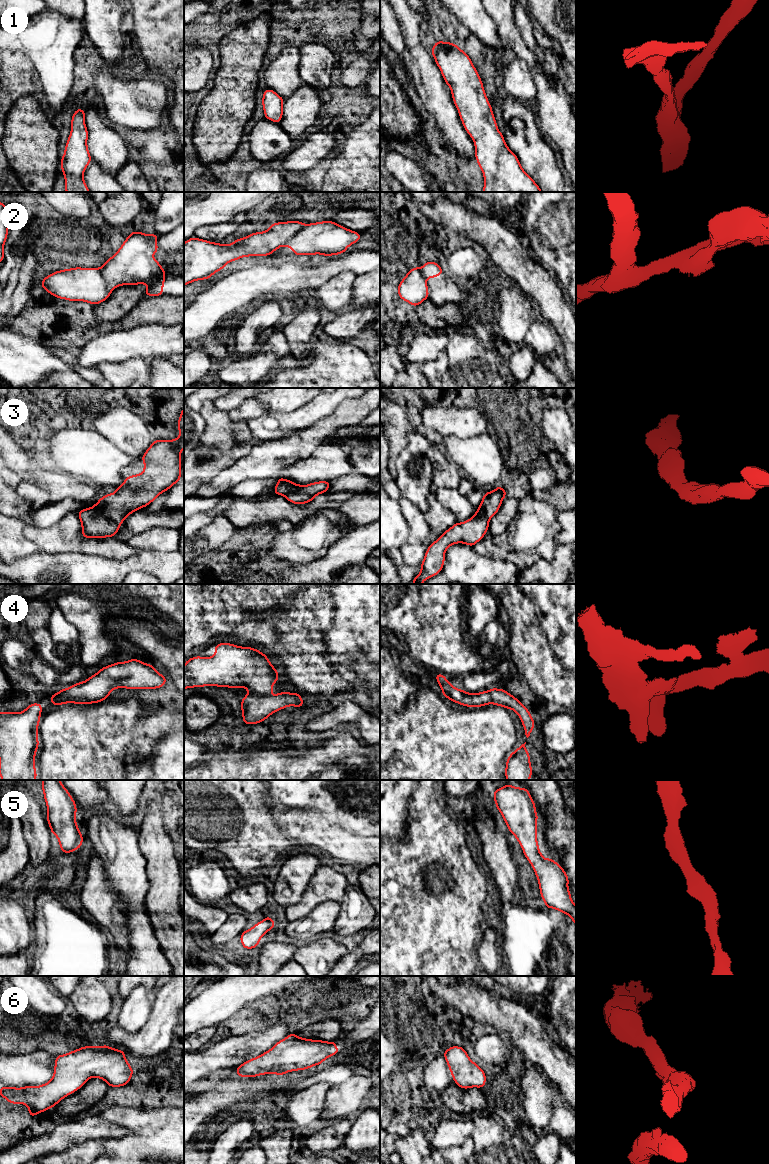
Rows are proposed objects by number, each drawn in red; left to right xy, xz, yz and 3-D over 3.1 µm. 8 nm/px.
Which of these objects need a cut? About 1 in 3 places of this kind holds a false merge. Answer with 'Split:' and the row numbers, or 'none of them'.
Split: 2

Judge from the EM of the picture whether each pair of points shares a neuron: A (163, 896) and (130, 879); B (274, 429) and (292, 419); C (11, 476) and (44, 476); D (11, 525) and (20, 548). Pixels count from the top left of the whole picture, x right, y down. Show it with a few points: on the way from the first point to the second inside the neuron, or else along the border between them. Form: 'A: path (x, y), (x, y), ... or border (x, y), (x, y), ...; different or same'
A: border (146, 865), (148, 891), (145, 905), (148, 911); different
B: path (278, 425), (288, 422); same
C: border (10, 469), (21, 481); different
D: path (11, 531), (11, 539), (14, 542); same

